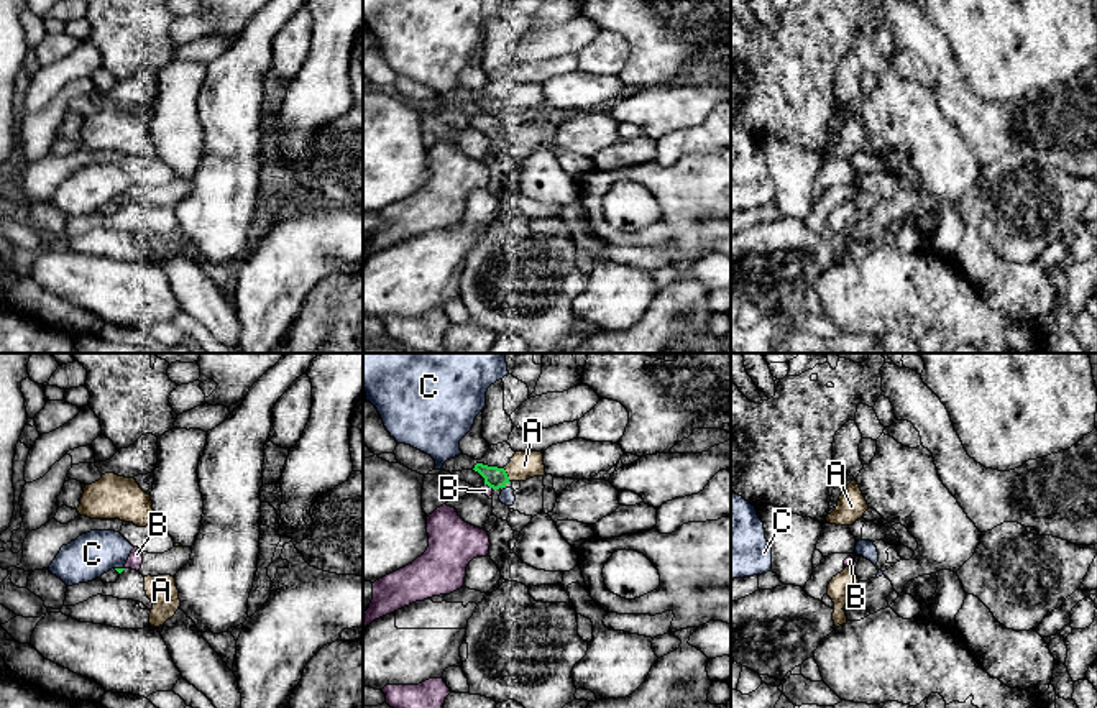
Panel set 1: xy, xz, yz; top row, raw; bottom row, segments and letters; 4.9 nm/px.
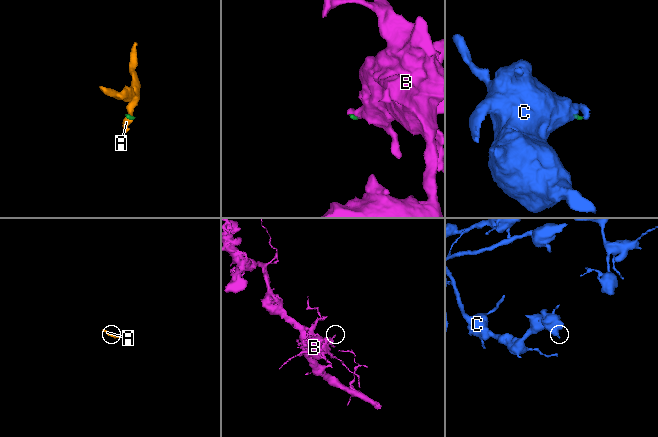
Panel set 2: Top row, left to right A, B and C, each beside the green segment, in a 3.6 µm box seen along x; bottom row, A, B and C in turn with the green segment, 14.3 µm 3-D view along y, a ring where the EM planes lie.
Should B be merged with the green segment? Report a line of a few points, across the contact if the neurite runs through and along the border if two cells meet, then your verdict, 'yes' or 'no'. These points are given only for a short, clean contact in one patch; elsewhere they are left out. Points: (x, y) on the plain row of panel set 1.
no

